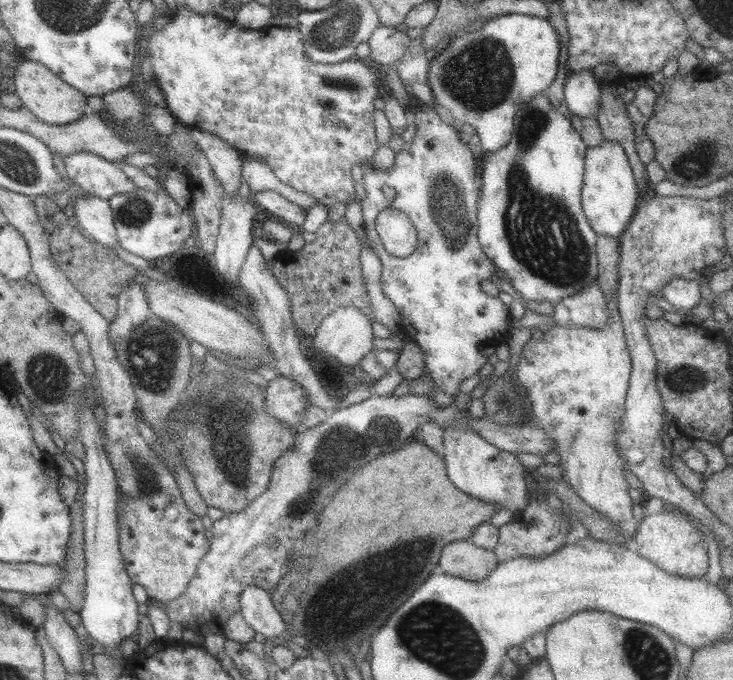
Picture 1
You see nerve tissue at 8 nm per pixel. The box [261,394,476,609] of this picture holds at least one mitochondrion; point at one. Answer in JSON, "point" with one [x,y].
{"point":[335,444]}

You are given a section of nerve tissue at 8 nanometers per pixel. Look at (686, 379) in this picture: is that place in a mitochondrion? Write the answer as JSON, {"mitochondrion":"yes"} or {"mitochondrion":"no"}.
{"mitochondrion":"yes"}

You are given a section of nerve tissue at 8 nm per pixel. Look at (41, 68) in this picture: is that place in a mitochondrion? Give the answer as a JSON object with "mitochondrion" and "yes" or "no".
{"mitochondrion":"no"}

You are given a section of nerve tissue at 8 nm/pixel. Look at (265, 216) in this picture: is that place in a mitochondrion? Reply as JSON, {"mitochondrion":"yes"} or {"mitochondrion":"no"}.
{"mitochondrion":"no"}

